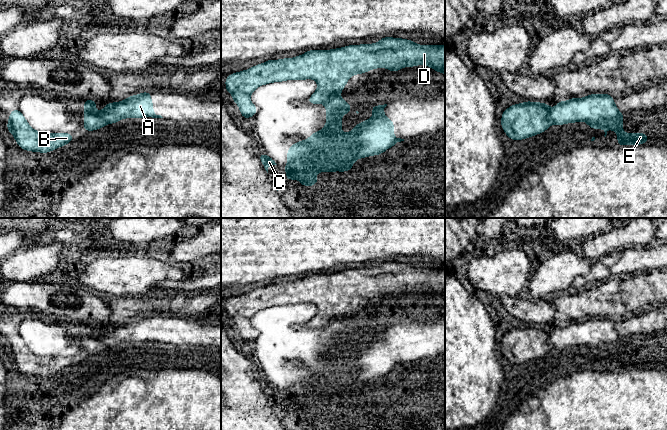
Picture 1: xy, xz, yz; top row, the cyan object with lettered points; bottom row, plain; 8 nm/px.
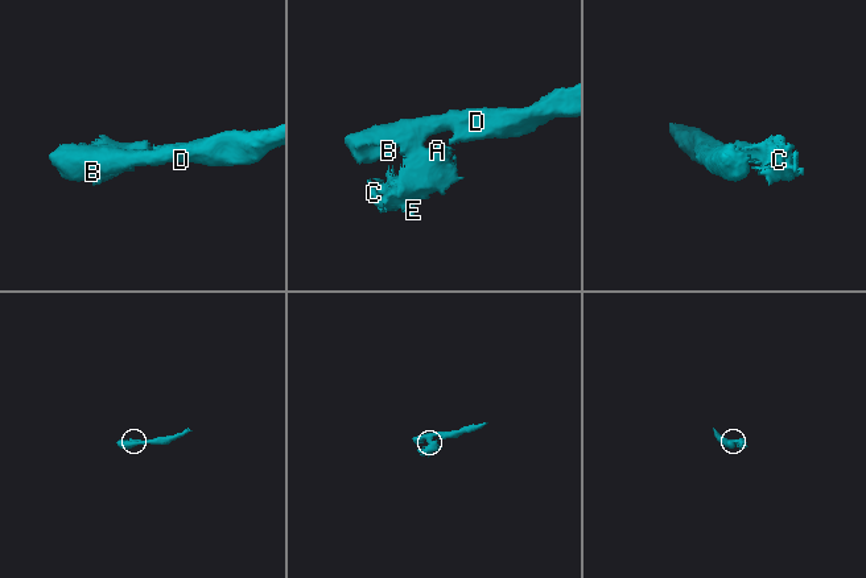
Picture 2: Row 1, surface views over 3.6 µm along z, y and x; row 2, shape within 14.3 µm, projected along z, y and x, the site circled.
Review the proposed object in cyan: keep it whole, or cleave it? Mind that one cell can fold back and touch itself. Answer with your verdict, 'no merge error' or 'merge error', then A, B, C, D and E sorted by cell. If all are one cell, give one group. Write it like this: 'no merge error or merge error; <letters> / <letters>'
merge error; A C E / B D

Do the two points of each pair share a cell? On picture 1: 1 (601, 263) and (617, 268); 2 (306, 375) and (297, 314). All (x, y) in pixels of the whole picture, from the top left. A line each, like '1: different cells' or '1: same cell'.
1: different cells
2: same cell

